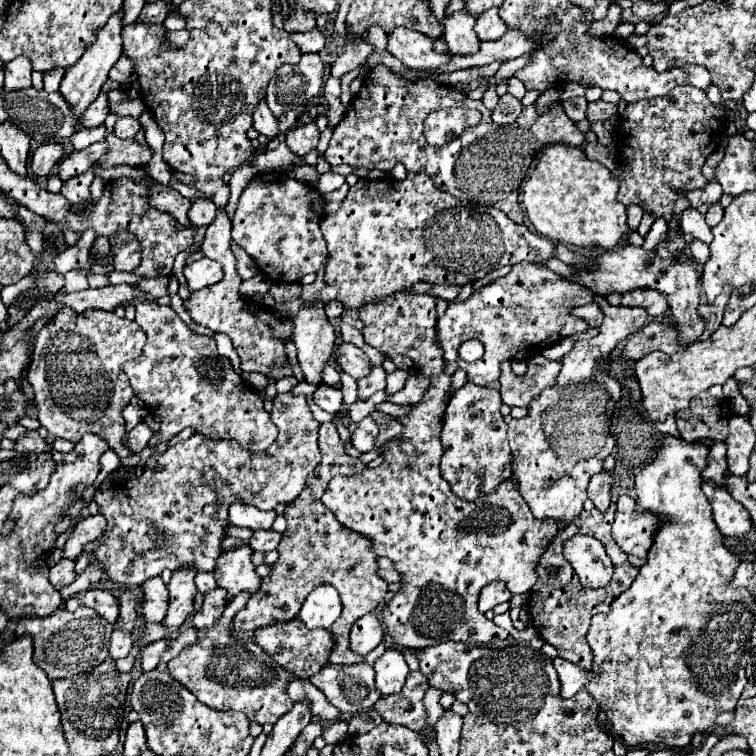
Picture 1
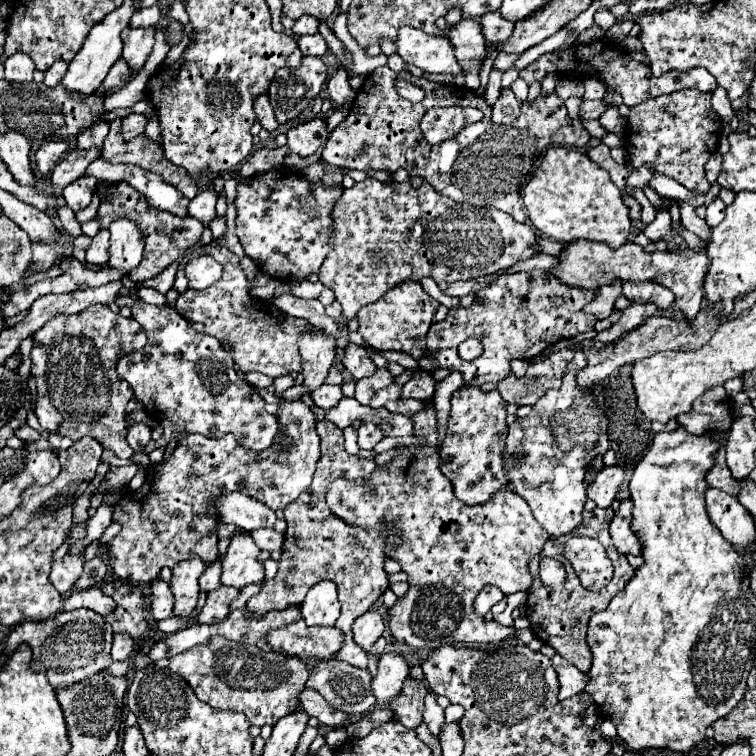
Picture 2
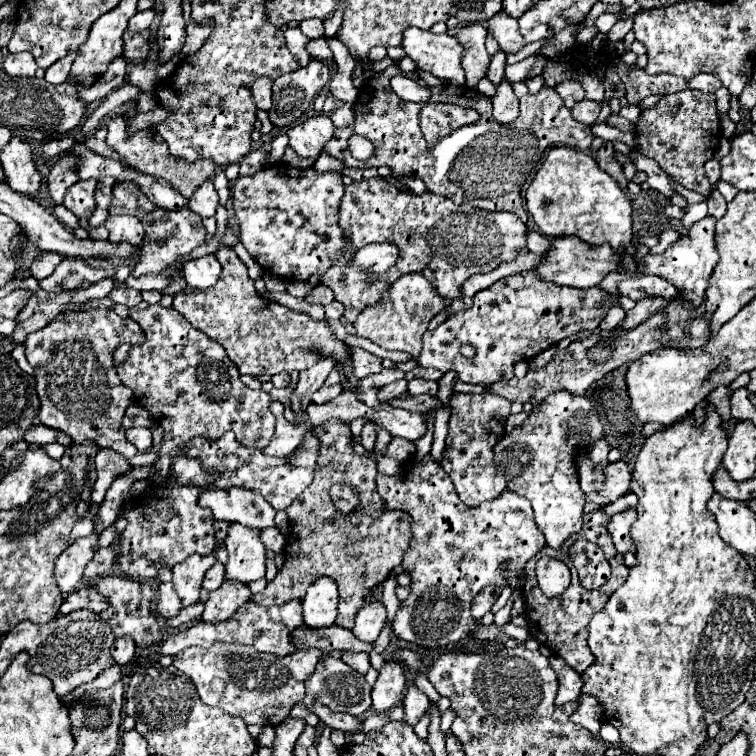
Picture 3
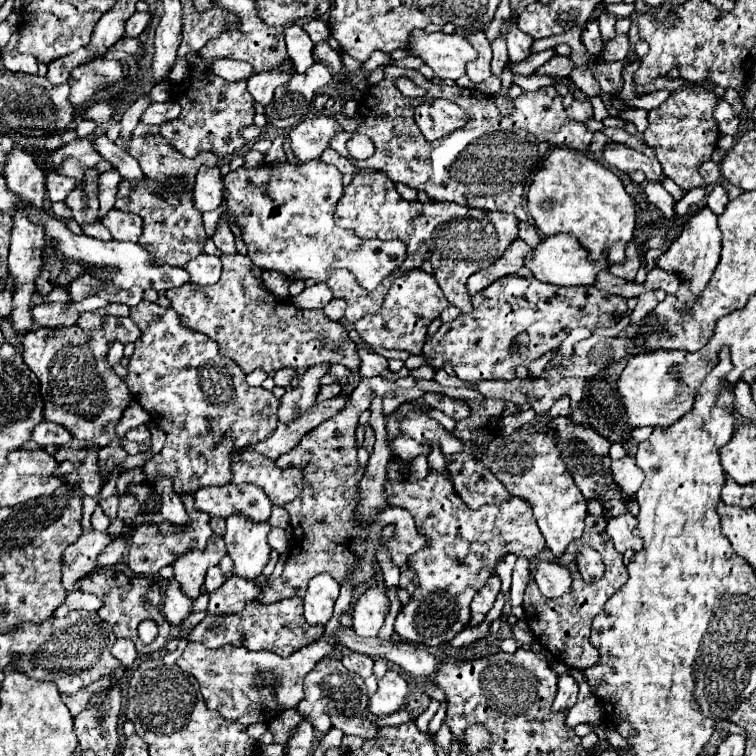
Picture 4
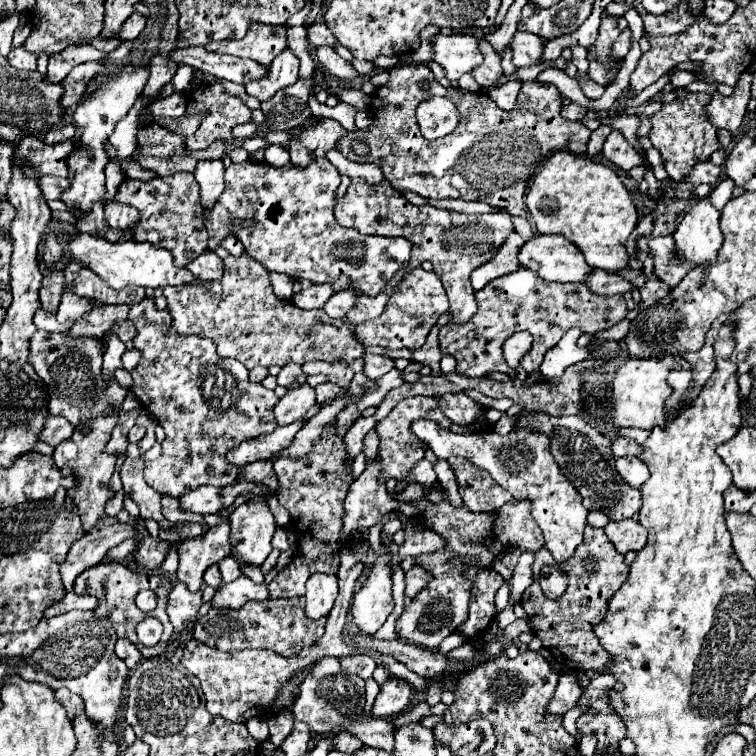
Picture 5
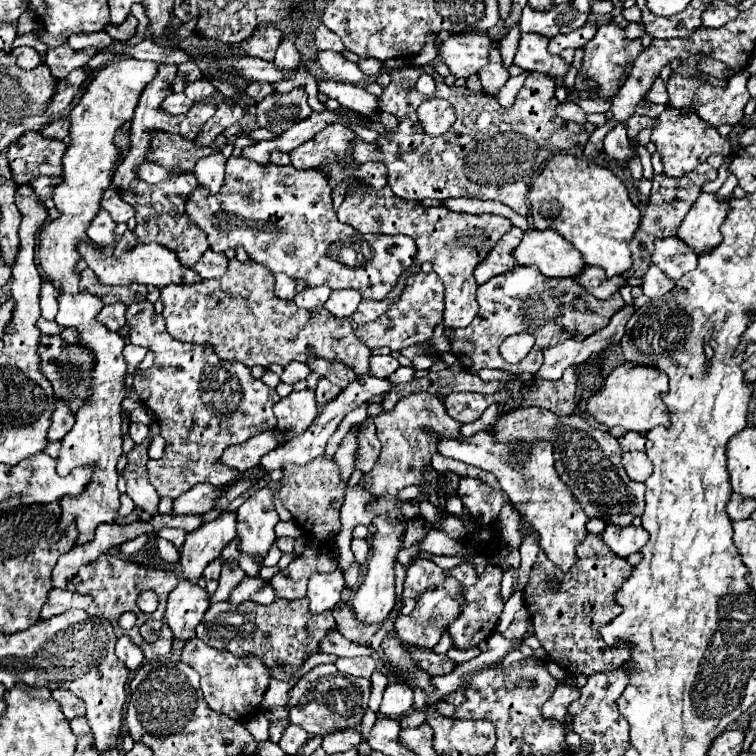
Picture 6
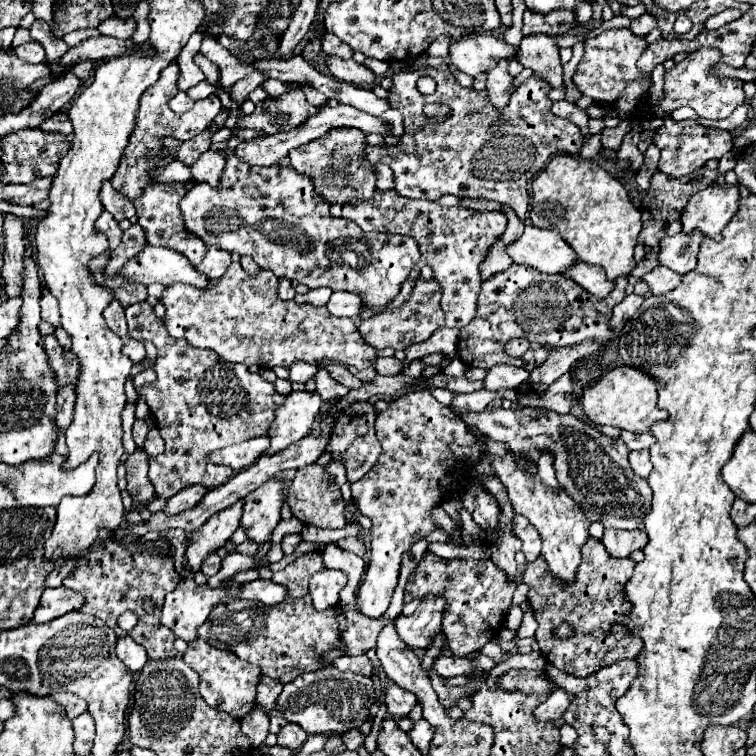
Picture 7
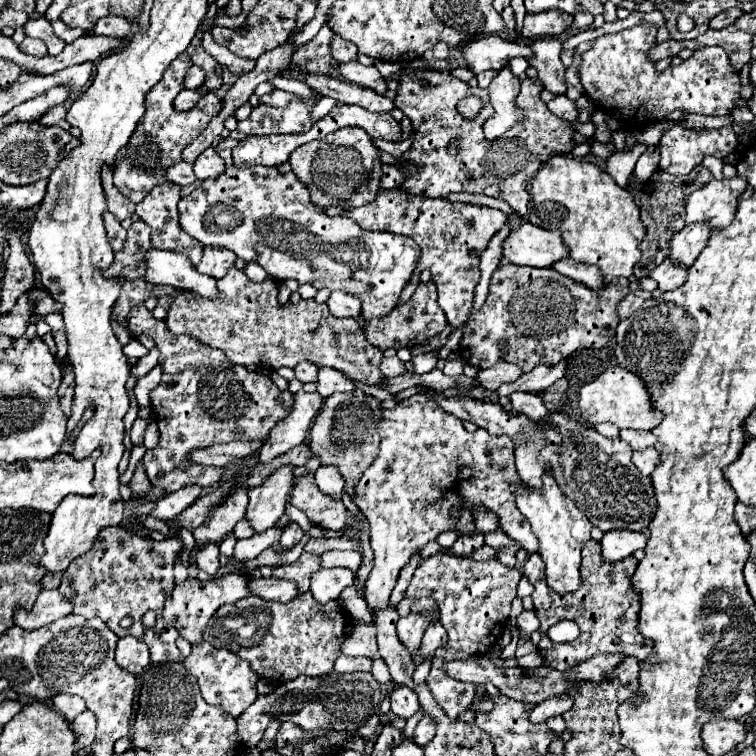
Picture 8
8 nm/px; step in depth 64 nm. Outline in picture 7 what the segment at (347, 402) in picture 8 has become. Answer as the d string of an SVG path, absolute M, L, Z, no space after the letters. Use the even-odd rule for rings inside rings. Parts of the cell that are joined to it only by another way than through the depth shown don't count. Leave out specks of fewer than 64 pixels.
M334 400L330 404L328 414L322 416L322 418L332 418L334 420L334 430L328 436L326 452L330 452L332 460L340 460L344 464L348 482L354 484L376 464L376 460L380 456L380 442L378 442L378 438L374 434L374 420L376 420L378 412L376 412L376 408L374 408L374 404L370 400L356 400L348 408L344 408L342 412L336 412L338 402L340 400Z

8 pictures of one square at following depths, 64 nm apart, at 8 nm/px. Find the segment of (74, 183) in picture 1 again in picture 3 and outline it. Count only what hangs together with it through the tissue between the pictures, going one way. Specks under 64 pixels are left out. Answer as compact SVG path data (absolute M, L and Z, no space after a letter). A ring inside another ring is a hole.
M78 180L64 198L64 206L68 210L72 210L76 214L76 218L86 218L90 220L90 216L96 210L96 200L94 200L94 192L96 192L96 180Z

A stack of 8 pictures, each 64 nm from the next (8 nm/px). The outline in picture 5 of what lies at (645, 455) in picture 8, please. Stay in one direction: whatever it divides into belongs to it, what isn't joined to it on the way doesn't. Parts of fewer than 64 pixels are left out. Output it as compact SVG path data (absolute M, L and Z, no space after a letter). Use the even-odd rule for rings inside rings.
M624 456L624 458L616 458L616 470L622 474L624 482L628 482L630 486L642 486L650 472L648 466L638 458L638 456Z

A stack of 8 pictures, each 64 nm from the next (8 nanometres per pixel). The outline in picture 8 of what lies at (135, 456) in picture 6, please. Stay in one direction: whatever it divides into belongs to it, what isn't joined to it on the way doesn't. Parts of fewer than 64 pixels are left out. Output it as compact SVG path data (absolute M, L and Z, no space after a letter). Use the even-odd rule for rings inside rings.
M138 464L136 472L134 472L134 478L130 482L130 488L134 492L134 496L146 496L148 490L150 490L150 480L146 478L146 472L144 472L144 466Z

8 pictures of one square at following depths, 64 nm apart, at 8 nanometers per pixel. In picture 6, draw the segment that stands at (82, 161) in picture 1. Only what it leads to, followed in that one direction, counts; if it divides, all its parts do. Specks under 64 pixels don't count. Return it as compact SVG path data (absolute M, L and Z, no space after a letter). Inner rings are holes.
M38 176L36 180L32 180L30 188L32 188L32 190L34 190L34 194L38 196L38 200L46 200L46 198L50 198L50 196L52 196L52 190L54 190L54 186L56 186L56 184L60 184L60 180L58 180L58 178Z

